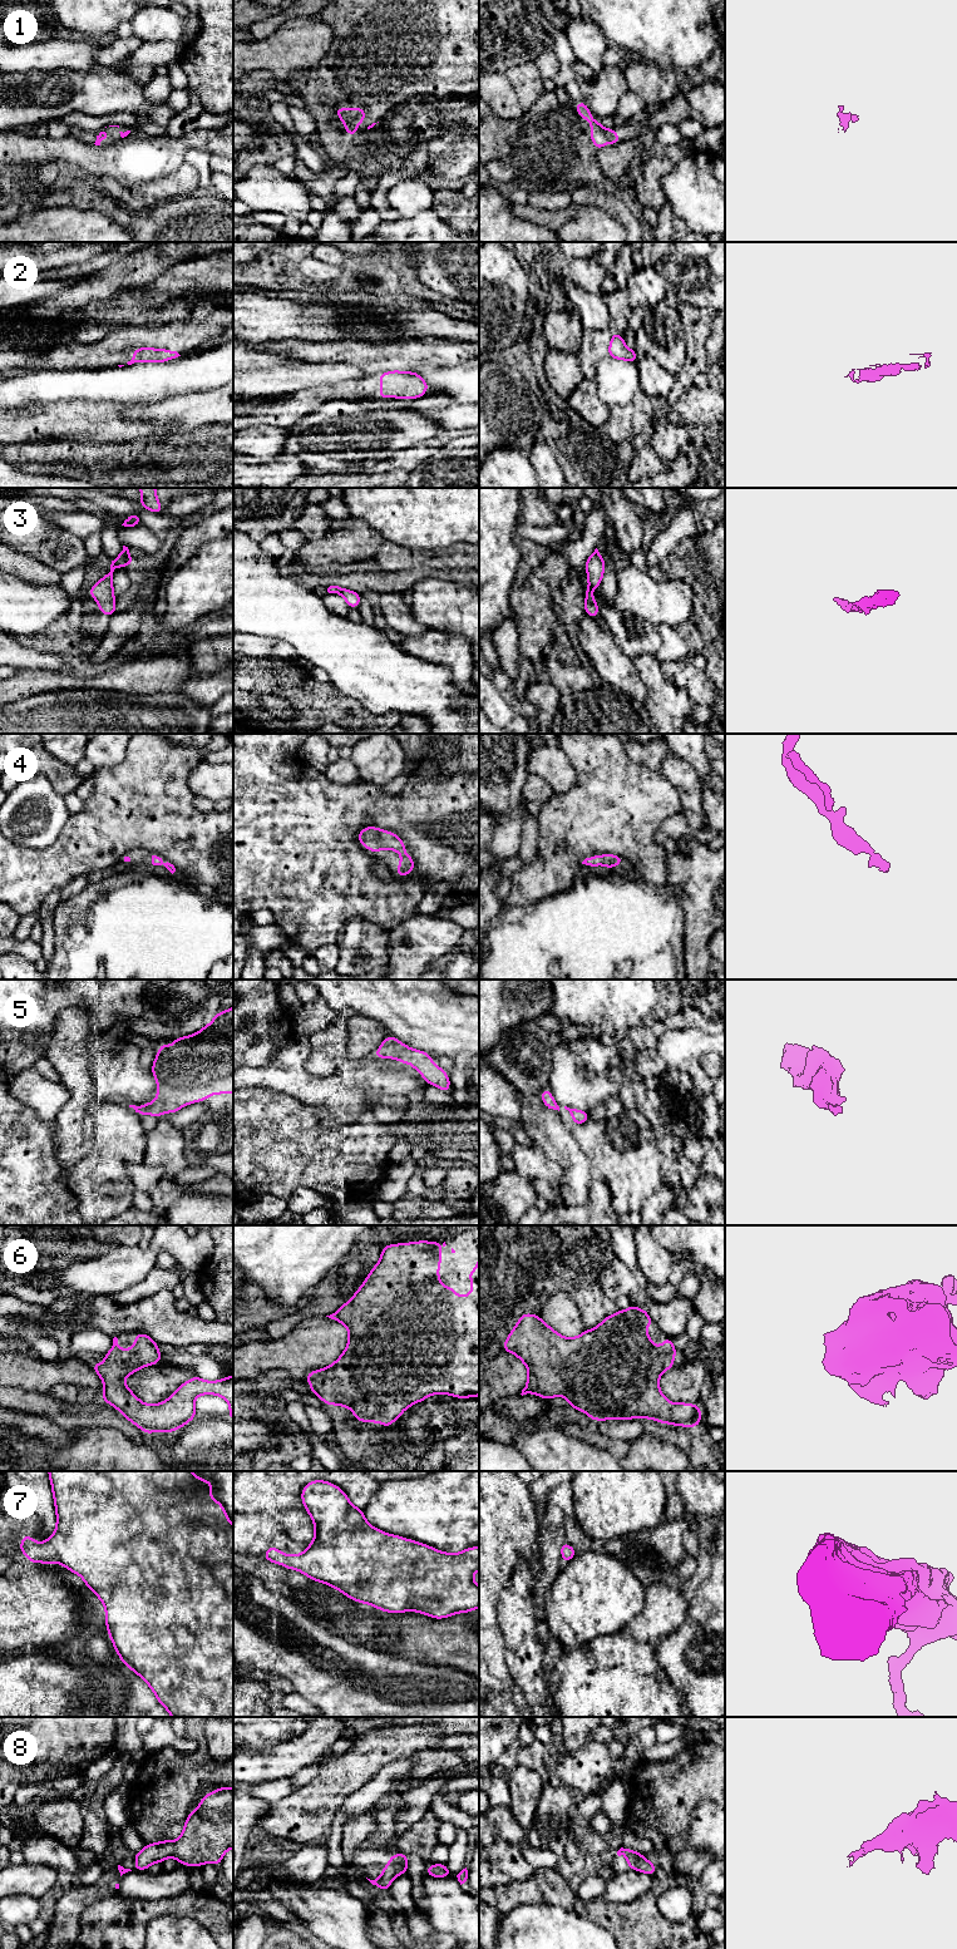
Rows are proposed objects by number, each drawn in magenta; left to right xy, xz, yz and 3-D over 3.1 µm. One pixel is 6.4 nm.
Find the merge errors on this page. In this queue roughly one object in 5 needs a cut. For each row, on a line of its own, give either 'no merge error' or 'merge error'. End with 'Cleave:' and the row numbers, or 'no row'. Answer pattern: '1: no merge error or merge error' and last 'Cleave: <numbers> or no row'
1: no merge error
2: no merge error
3: no merge error
4: no merge error
5: no merge error
6: no merge error
7: no merge error
8: no merge error
Cleave: no row

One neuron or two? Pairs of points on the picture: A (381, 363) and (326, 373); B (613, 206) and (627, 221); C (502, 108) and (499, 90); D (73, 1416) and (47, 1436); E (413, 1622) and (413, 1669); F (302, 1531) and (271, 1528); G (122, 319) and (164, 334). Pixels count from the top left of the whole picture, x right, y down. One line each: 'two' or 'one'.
A: two
B: one
C: one
D: two
E: two
F: two
G: two

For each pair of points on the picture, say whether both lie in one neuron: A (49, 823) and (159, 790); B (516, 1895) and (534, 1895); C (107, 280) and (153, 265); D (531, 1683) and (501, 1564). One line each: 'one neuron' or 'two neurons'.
A: two neurons
B: one neuron
C: one neuron
D: two neurons

